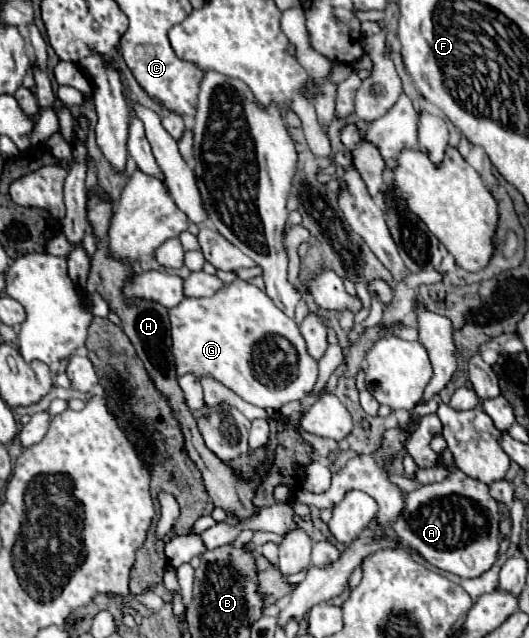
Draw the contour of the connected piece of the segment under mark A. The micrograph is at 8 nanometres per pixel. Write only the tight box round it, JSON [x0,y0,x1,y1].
[395,471,499,579]

